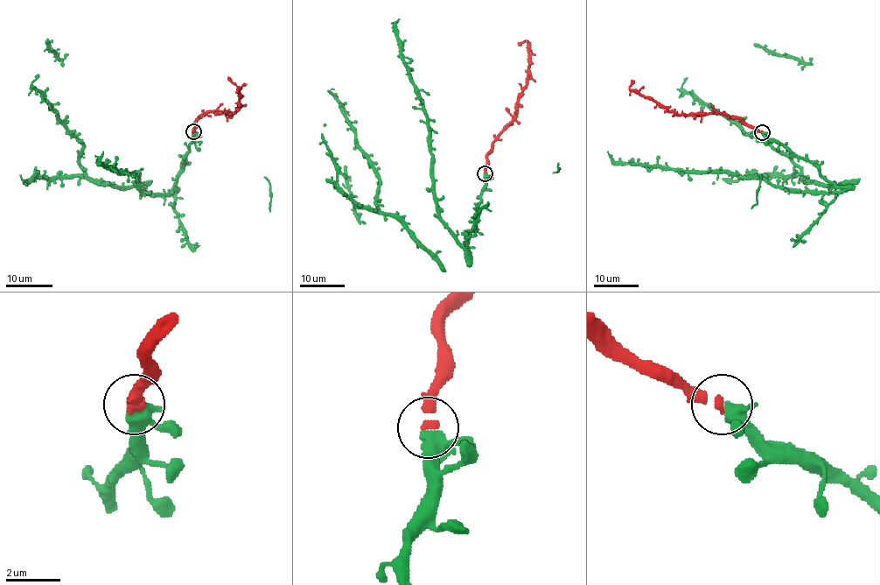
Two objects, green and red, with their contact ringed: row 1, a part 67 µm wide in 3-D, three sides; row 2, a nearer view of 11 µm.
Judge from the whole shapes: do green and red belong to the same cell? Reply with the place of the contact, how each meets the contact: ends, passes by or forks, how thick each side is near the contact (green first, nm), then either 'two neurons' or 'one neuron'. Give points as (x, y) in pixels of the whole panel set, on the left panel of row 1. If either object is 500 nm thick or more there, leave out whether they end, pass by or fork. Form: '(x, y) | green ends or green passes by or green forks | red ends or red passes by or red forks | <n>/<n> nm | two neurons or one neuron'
(193, 131) | green forks | red ends | 360/360 nm | one neuron

